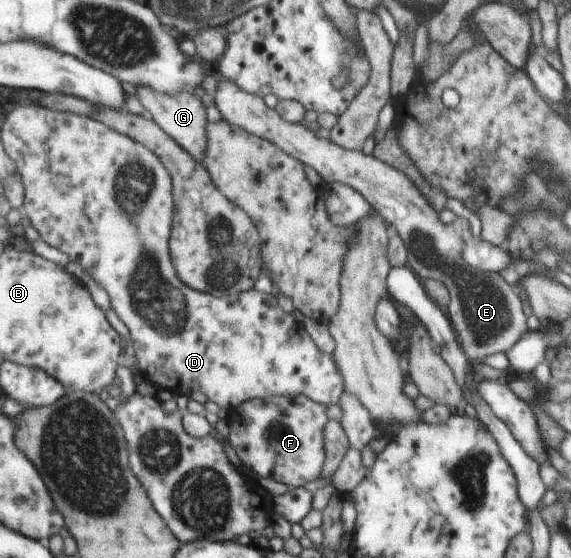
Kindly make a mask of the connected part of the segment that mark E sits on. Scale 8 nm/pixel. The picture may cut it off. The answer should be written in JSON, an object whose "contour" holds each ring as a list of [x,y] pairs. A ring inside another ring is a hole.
{"contour":[[[218,76],[217,80],[213,102],[219,110],[222,120],[228,125],[239,127],[249,134],[269,141],[290,157],[297,159],[302,165],[313,168],[324,181],[325,186],[338,182],[357,191],[369,203],[375,213],[379,213],[385,222],[395,229],[407,253],[406,265],[417,275],[417,278],[421,281],[430,278],[444,282],[448,288],[448,293],[451,295],[447,308],[448,320],[454,330],[459,347],[472,366],[485,361],[485,357],[489,357],[489,354],[509,351],[511,346],[515,345],[525,333],[529,333],[529,315],[531,312],[527,309],[523,292],[515,289],[514,284],[505,281],[505,277],[501,277],[501,273],[478,273],[468,267],[465,264],[464,256],[465,237],[461,237],[461,229],[457,229],[457,225],[445,224],[445,221],[441,221],[441,210],[437,210],[432,202],[429,203],[401,171],[378,161],[371,155],[363,155],[361,150],[345,150],[334,145],[329,139],[316,137],[305,123],[293,124],[284,121],[273,108],[264,105],[263,99],[241,90],[235,82],[223,80]]]}

